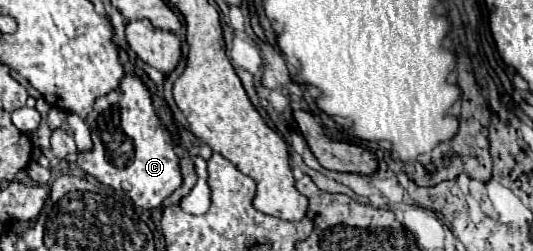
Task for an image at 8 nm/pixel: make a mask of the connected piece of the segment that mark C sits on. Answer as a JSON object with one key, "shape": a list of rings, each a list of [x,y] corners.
{"shape":[[[124,75],[118,89],[110,91],[108,95],[98,97],[92,111],[86,115],[86,125],[90,127],[94,147],[90,151],[78,153],[76,165],[82,171],[86,171],[88,175],[92,175],[94,179],[98,179],[100,183],[104,183],[116,191],[124,191],[138,207],[142,207],[142,209],[160,207],[162,201],[182,185],[182,173],[180,173],[178,155],[174,151],[172,135],[168,129],[164,129],[162,121],[158,119],[158,115],[152,107],[150,91],[136,75]]]}

